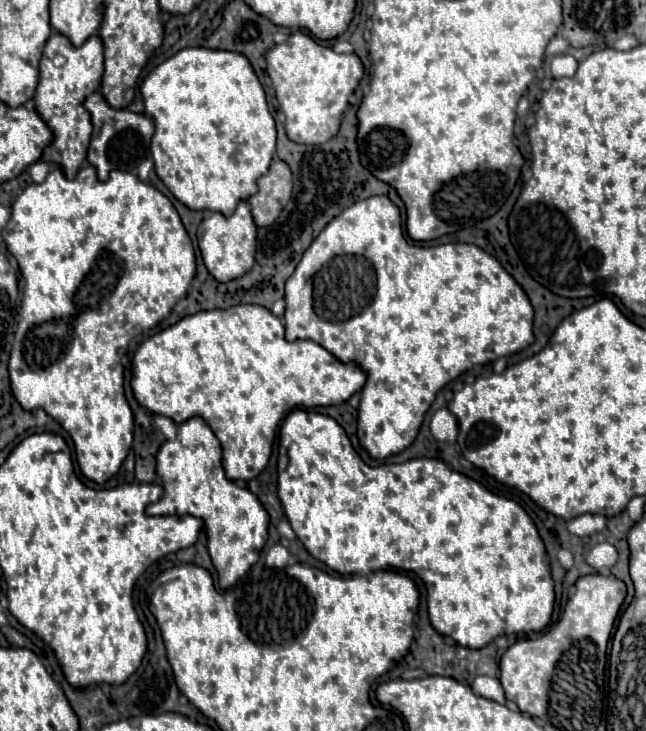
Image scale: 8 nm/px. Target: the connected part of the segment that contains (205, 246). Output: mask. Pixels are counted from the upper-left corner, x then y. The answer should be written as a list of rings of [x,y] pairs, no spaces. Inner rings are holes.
[[[242,201],[234,215],[224,217],[222,213],[212,213],[208,219],[204,219],[198,227],[198,245],[202,251],[202,259],[208,267],[208,271],[222,283],[232,281],[236,277],[242,277],[250,267],[254,265],[254,253],[256,253],[256,223],[250,213],[250,205]]]

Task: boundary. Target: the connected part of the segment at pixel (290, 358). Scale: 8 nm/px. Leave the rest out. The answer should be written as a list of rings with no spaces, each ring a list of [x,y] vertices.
[[[234,305],[234,307],[228,307],[228,309],[212,309],[212,311],[200,311],[200,313],[188,315],[184,319],[180,319],[176,325],[172,325],[172,327],[160,331],[160,333],[152,335],[150,339],[146,339],[138,347],[138,351],[132,359],[132,391],[134,391],[134,397],[138,399],[138,403],[142,407],[150,409],[156,415],[166,415],[166,417],[174,419],[176,423],[184,423],[186,419],[196,417],[196,415],[204,417],[206,423],[212,427],[214,435],[222,443],[222,451],[224,451],[222,465],[224,465],[226,477],[234,479],[234,481],[236,479],[250,481],[268,465],[268,459],[272,455],[272,443],[274,443],[274,437],[276,437],[276,429],[278,429],[278,425],[280,425],[280,421],[284,419],[286,413],[290,413],[294,407],[300,407],[300,405],[302,407],[326,407],[326,405],[344,403],[356,391],[360,391],[364,387],[364,383],[366,383],[366,373],[356,363],[342,363],[332,353],[328,353],[324,347],[320,347],[318,343],[312,343],[312,341],[292,341],[292,343],[286,341],[282,321],[262,305]]]

